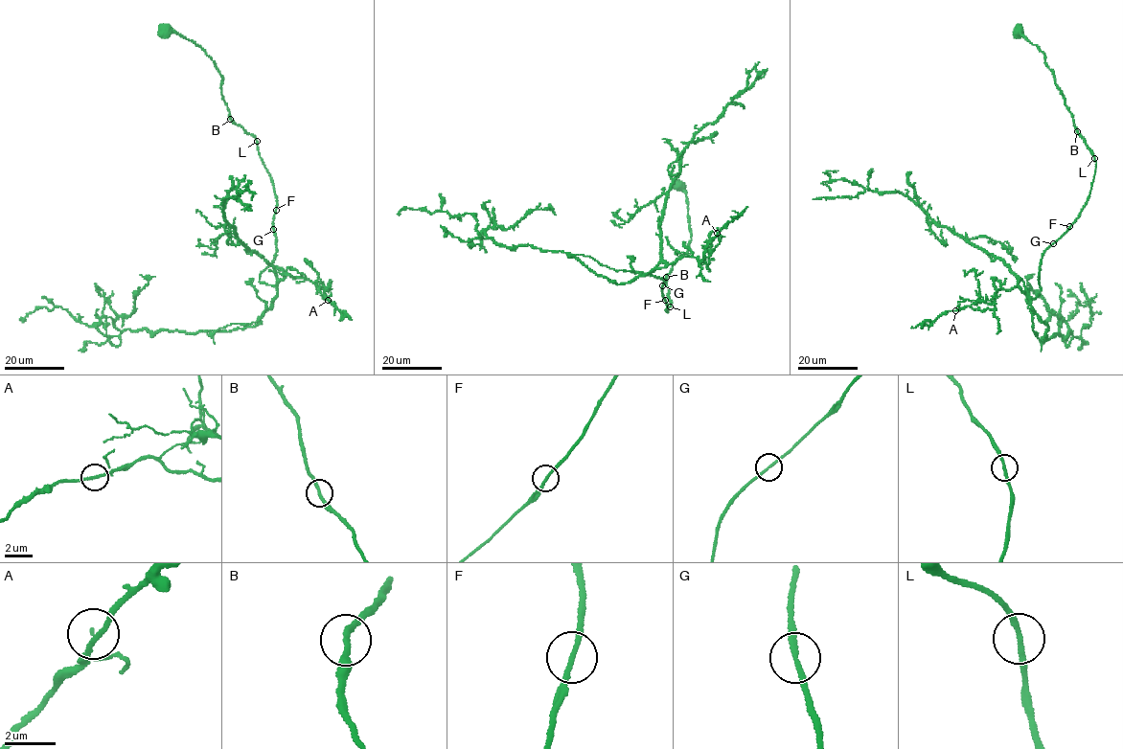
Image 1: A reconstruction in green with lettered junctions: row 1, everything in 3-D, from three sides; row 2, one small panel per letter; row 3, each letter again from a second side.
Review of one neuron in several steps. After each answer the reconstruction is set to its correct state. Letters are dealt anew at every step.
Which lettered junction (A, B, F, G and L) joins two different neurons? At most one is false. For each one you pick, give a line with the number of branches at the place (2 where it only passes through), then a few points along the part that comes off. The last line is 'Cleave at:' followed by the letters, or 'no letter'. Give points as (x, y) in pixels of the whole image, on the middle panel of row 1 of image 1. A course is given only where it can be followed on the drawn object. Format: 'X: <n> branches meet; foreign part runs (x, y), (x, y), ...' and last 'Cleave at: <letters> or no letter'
Cleave at: no letter

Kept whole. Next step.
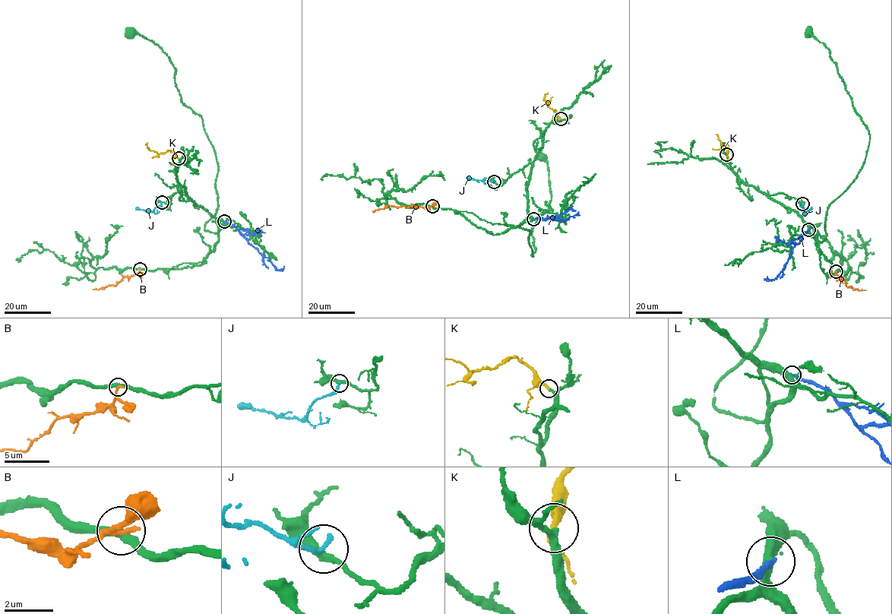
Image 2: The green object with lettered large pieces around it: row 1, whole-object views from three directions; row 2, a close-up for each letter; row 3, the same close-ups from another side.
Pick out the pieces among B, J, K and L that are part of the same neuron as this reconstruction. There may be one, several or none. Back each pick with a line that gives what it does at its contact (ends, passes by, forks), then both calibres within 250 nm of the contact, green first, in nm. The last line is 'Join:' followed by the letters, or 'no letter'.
K: it ends; calibres 170 and 220 nm
Join: K

